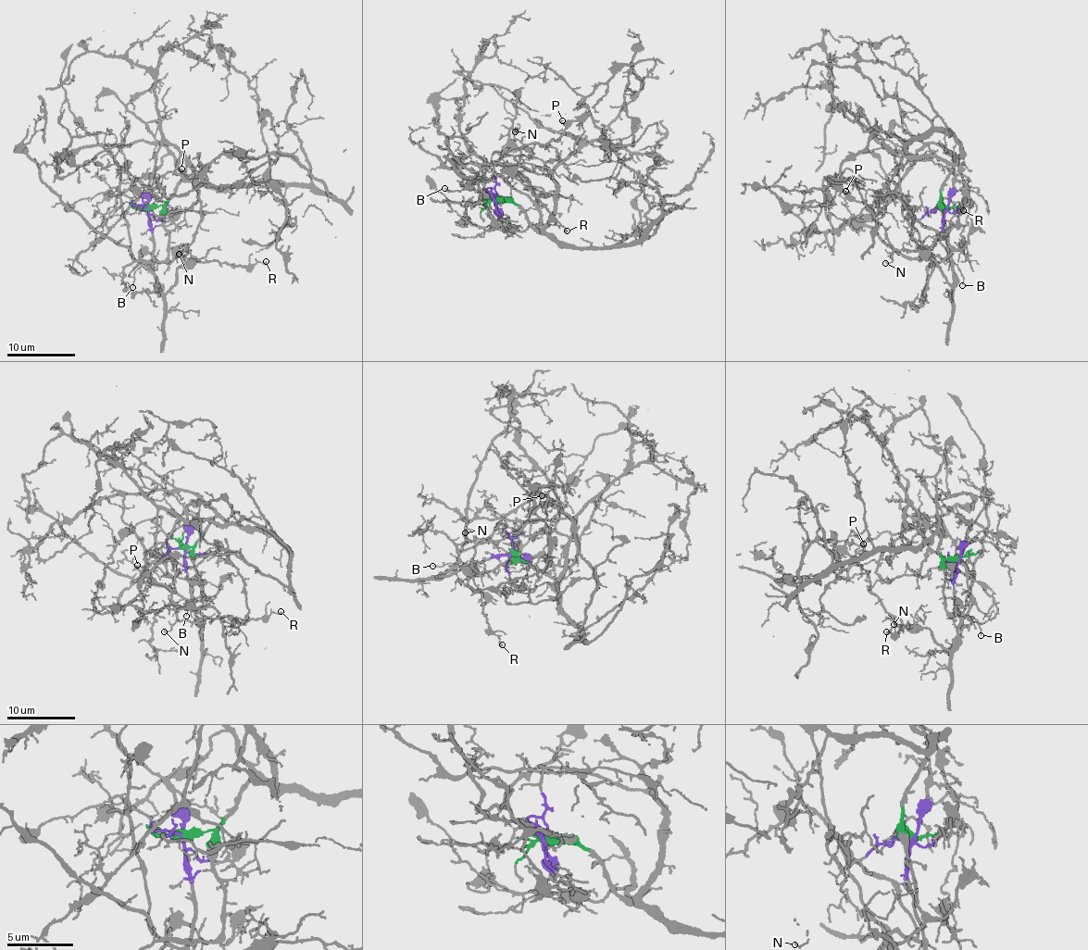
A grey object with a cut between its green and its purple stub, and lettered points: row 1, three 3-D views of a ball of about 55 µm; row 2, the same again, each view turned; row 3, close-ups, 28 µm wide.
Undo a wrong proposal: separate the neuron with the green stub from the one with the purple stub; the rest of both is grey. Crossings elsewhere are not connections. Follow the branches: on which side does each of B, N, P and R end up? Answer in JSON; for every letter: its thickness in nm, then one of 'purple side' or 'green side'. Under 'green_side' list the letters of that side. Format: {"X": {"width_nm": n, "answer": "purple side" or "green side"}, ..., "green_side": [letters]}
{"B": {"width_nm": 100, "answer": "purple side"}, "N": {"width_nm": 110, "answer": "purple side"}, "P": {"width_nm": 100, "answer": "purple side"}, "R": {"width_nm": 160, "answer": "purple side"}, "green_side": []}

